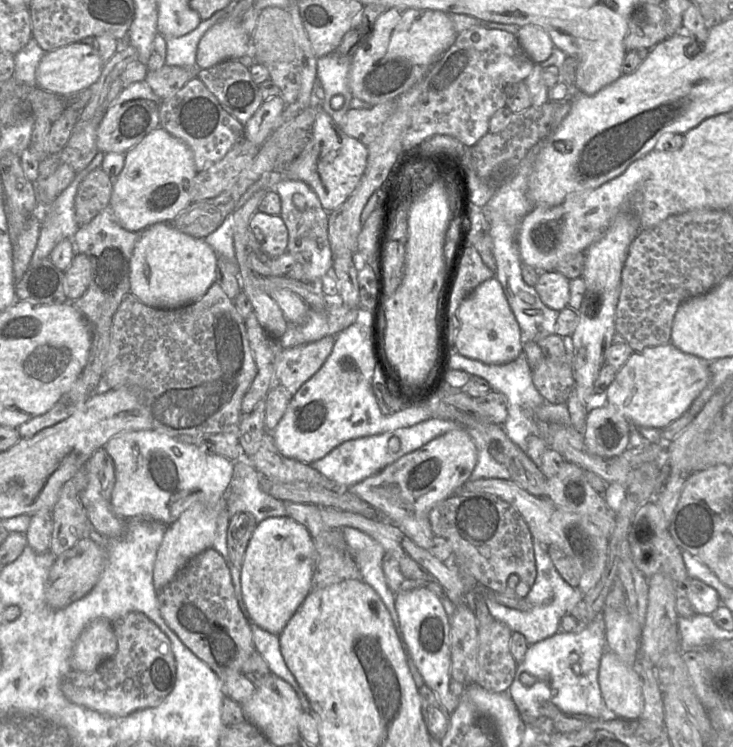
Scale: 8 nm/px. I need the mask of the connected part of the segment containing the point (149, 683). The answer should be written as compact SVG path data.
M128 612L113 621L117 638L115 654L91 672L70 670L61 682L64 696L71 702L112 717L128 716L136 711L159 705L177 686L175 657L167 635L144 613Z

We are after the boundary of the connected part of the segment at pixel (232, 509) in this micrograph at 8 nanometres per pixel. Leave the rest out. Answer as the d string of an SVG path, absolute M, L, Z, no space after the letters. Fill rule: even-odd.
M252 459L248 462L234 465L234 476L229 488L228 513L229 519L236 513L247 512L253 515L256 524L269 517L286 516L285 502L272 497L261 489L261 475L252 466Z

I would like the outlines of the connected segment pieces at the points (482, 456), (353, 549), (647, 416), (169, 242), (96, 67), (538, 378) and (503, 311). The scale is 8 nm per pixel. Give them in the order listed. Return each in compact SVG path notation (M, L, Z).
M465 429L465 431L473 440L477 450L477 462L470 480L510 479L509 470L490 454L488 443L484 436L479 431L473 429Z
M345 526L342 529L348 550L361 572L362 580L370 585L380 596L399 635L403 638L395 608L395 594L389 588L382 569L382 561L385 554L383 546L359 529L349 526Z
M673 344L648 347L634 352L617 370L605 397L632 425L663 430L681 417L710 381L710 362L685 353Z
M157 223L138 234L130 261L130 291L157 309L177 309L200 299L216 282L217 254L202 239L187 235L170 223Z
M76 42L45 52L36 69L36 83L43 90L59 95L74 95L93 86L99 79L104 61L96 49Z
M572 336L563 339L566 355L563 357L545 357L532 371L534 385L550 403L566 403L575 387Z
M497 278L484 281L463 300L458 318L460 325L454 348L459 354L485 364L504 364L515 361L523 352L519 324Z

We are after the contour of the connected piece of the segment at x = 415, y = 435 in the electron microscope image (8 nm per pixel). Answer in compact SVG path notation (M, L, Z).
M431 417L411 427L400 428L394 431L376 434L372 436L365 436L361 438L348 440L341 445L334 448L323 458L314 461L311 466L319 473L323 474L331 482L337 484L337 489L346 490L348 487L378 473L388 465L397 461L406 454L420 449L422 446L431 440L451 431L454 429L462 429L452 421L445 420L439 417Z

